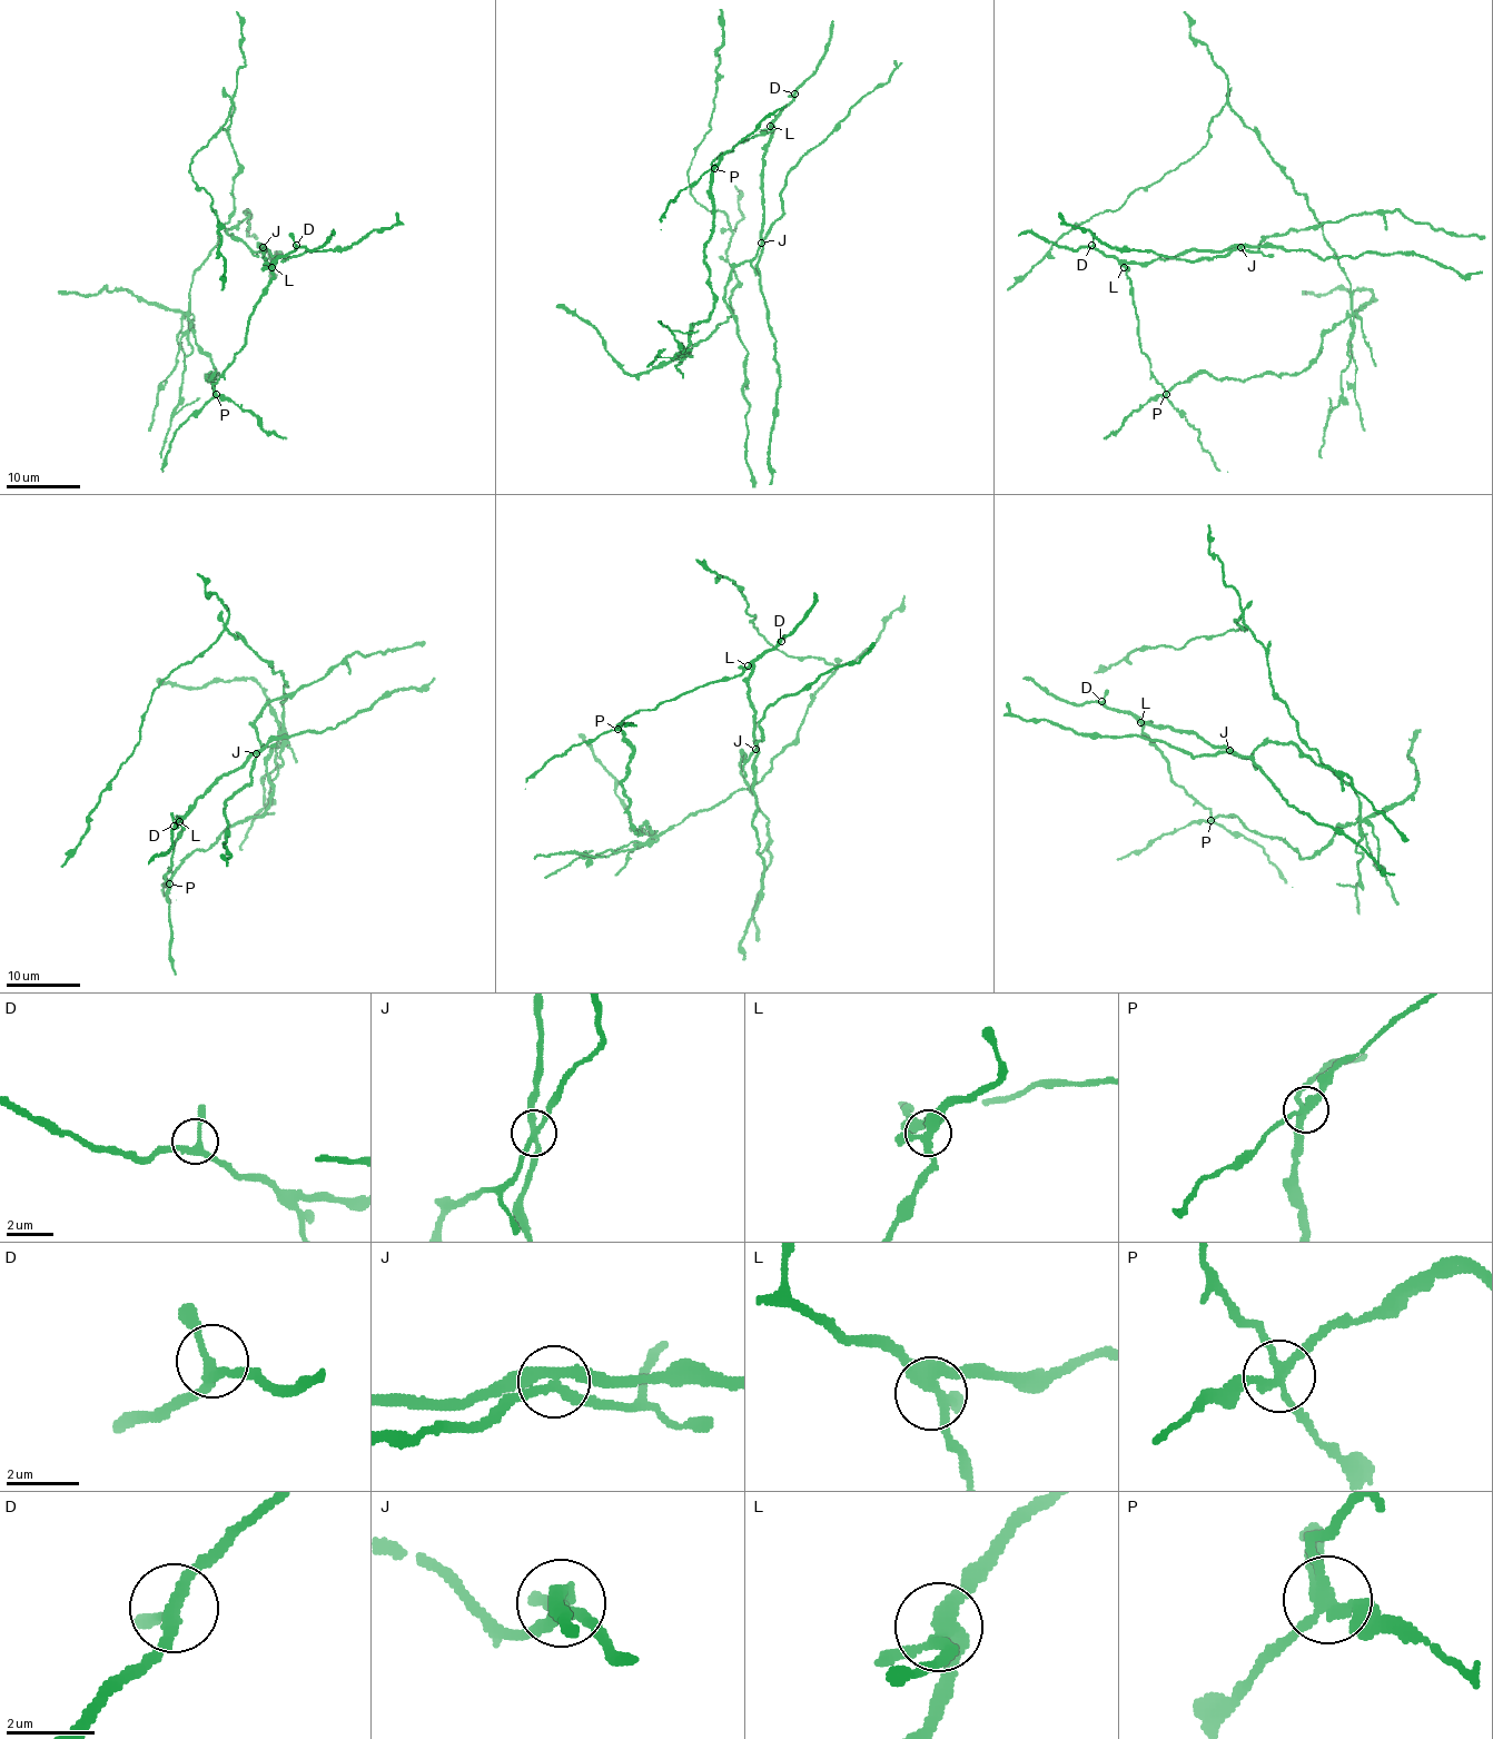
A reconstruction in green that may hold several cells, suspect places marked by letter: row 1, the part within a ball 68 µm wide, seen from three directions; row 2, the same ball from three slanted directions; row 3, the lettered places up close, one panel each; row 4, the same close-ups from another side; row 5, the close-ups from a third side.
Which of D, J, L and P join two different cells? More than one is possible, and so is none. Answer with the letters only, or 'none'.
J, P

